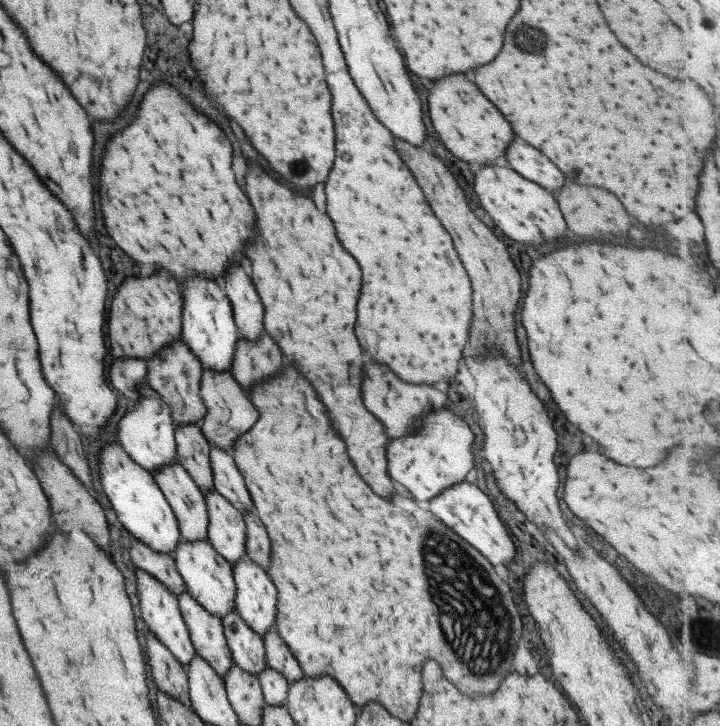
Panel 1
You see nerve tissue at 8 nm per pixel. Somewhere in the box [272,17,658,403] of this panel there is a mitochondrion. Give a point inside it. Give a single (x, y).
(525, 40)

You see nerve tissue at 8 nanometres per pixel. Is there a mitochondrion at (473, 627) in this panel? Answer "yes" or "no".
yes

